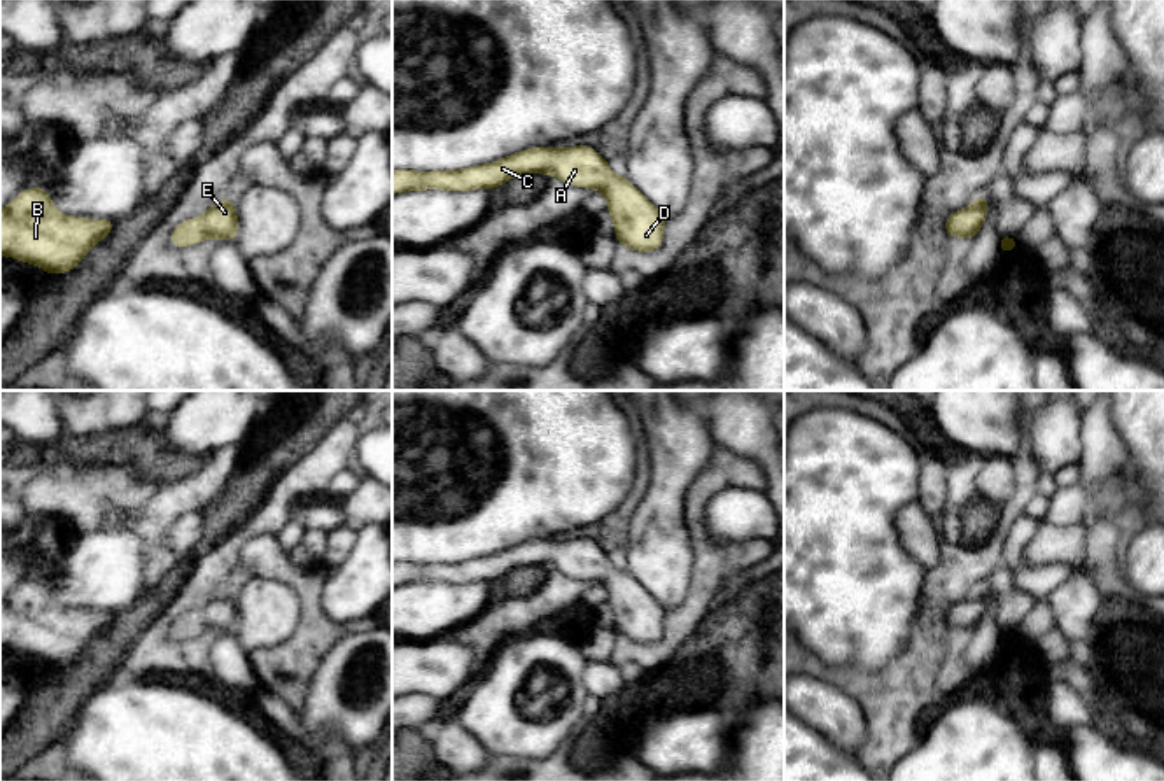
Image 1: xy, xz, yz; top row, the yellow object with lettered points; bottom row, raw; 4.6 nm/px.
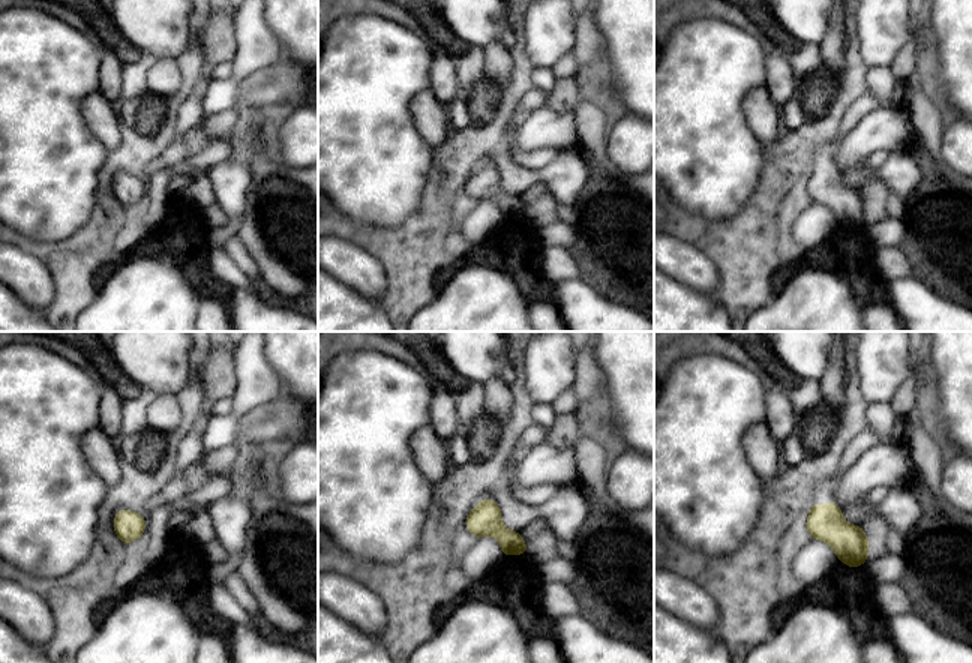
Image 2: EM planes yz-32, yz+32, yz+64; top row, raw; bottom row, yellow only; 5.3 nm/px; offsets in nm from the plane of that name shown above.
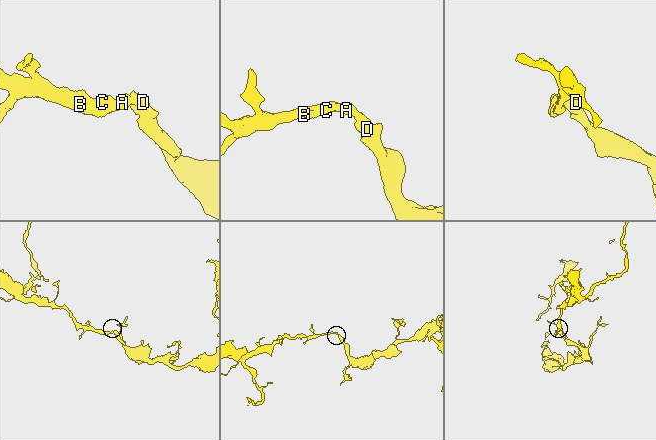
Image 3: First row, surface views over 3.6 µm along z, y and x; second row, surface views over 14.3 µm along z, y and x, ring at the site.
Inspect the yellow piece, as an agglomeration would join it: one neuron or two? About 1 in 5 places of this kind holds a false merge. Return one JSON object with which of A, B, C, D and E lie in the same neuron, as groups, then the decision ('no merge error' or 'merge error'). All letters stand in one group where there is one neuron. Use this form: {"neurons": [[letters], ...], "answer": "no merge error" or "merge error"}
{"neurons": [["A", "B", "C", "D", "E"]], "answer": "no merge error"}

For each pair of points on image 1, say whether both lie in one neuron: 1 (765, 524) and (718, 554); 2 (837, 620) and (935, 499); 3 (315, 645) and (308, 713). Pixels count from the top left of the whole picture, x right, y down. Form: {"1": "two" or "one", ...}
{"1": "two", "2": "two", "3": "two"}

